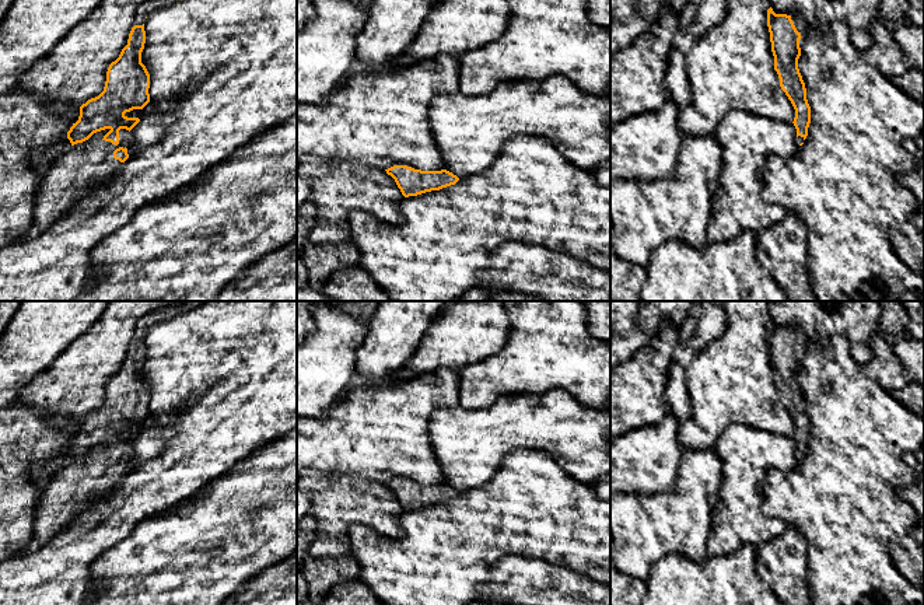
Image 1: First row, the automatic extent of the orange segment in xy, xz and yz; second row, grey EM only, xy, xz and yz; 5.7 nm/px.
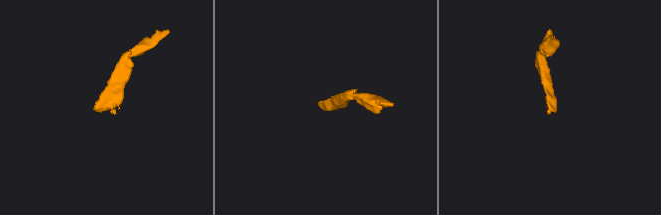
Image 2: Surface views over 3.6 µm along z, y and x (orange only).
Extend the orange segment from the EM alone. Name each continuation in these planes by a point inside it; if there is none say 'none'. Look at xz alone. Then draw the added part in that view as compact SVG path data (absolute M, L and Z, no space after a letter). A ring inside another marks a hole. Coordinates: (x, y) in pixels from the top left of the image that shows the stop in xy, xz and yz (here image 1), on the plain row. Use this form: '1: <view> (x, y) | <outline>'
none

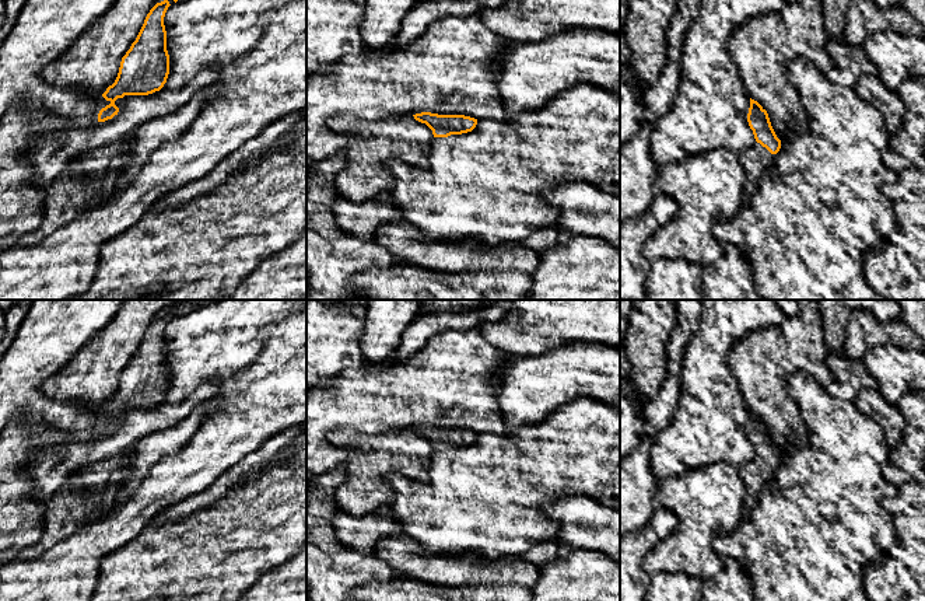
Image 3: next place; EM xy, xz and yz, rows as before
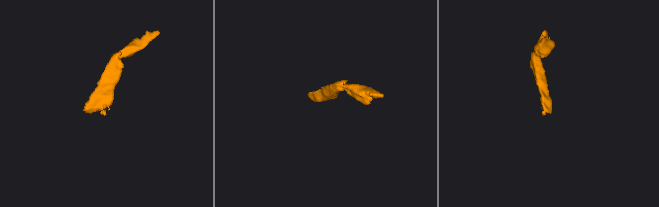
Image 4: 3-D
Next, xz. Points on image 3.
none

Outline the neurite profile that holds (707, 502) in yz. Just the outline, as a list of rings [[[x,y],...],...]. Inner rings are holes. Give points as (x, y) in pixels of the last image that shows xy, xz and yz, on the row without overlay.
[[[725,462],[682,475],[656,478],[654,504],[672,510],[679,523],[676,530],[661,539],[644,559],[644,570],[651,576],[686,573],[701,581],[716,576],[726,560],[712,549],[711,541],[716,537],[729,535],[739,527],[744,496],[746,485],[739,475],[739,468]]]

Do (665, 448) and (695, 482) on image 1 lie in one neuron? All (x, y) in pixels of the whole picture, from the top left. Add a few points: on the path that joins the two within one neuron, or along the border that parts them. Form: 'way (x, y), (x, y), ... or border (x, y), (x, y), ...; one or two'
border (682, 450), (678, 479), (669, 490), (662, 493); two

